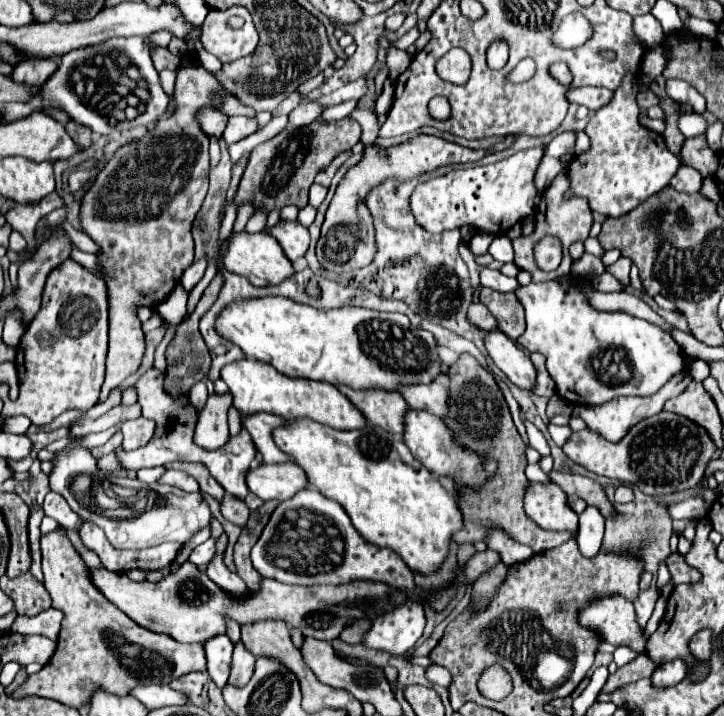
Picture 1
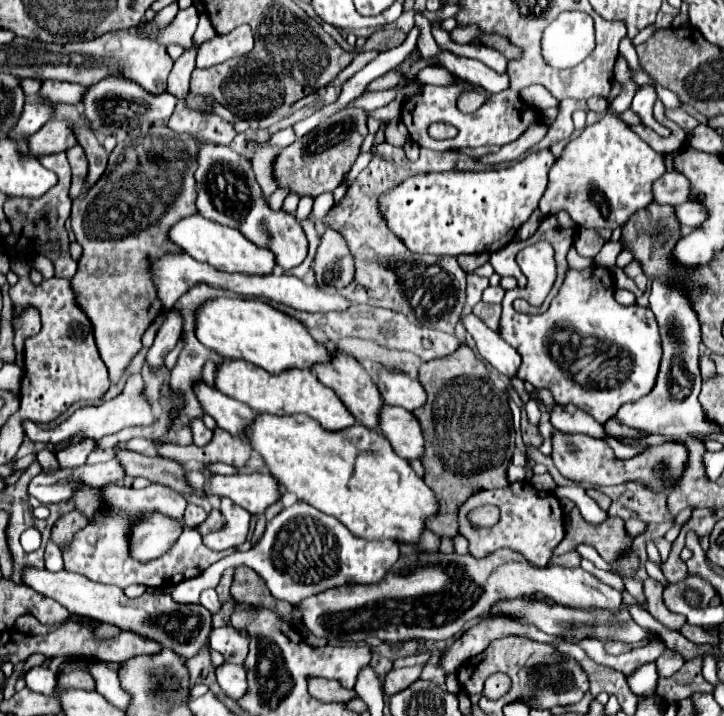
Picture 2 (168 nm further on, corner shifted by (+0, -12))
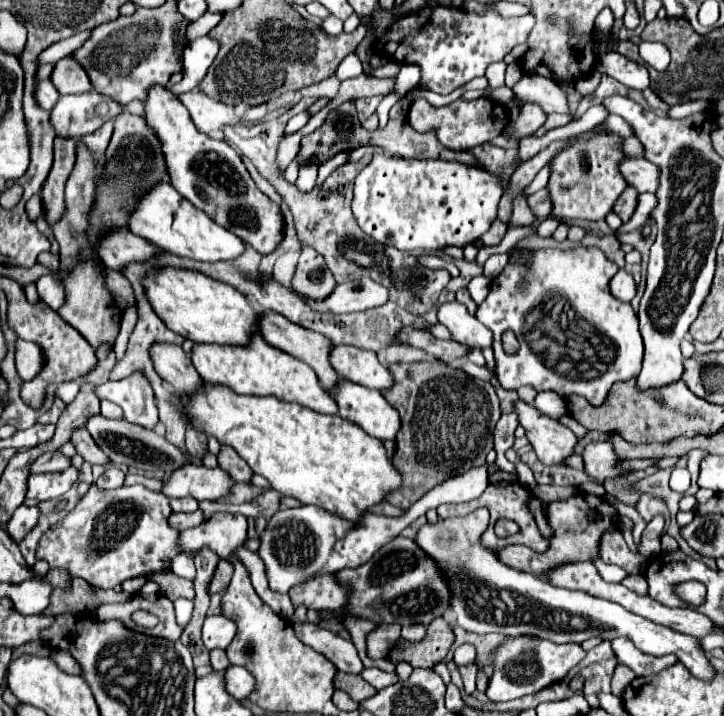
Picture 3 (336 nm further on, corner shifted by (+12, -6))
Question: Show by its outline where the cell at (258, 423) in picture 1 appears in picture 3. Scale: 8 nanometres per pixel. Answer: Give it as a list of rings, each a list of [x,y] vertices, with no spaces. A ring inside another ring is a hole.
[[[156,342],[150,350],[150,358],[154,364],[154,370],[160,374],[160,378],[174,388],[178,396],[190,394],[200,390],[202,378],[198,376],[196,368],[190,362],[190,356],[182,350],[178,344],[168,342]]]

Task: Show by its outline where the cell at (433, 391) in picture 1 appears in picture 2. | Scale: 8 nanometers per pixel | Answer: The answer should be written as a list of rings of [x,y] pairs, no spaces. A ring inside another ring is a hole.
[[[382,368],[378,372],[378,388],[388,406],[400,406],[410,412],[422,408],[426,400],[426,392],[422,384],[404,372]]]

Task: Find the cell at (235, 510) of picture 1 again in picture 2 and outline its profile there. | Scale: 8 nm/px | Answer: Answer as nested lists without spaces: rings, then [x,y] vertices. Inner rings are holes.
[[[212,510],[210,516],[204,520],[204,524],[198,526],[198,532],[204,536],[204,534],[220,530],[220,528],[224,528],[224,516],[220,514],[220,510]]]

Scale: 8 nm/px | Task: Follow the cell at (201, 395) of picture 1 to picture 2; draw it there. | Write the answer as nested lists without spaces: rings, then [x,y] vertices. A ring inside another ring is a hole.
[[[190,418],[190,420],[188,420],[188,426],[190,426],[190,430],[192,430],[192,440],[194,440],[196,446],[204,446],[204,444],[210,442],[212,430],[208,430],[208,428],[204,426],[202,418]]]

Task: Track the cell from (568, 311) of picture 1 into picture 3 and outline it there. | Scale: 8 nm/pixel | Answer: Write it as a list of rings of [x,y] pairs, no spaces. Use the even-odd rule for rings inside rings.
[[[540,248],[520,250],[510,256],[506,268],[490,284],[486,300],[478,306],[476,318],[494,334],[492,350],[496,360],[496,378],[504,390],[518,390],[520,386],[532,386],[538,392],[552,390],[558,396],[580,394],[590,404],[600,406],[606,400],[612,382],[624,382],[640,374],[642,364],[642,336],[638,330],[638,316],[630,304],[620,302],[610,292],[610,280],[620,270],[610,262],[600,248]],[[504,330],[514,330],[520,350],[514,356],[504,354],[500,348],[500,336]]]

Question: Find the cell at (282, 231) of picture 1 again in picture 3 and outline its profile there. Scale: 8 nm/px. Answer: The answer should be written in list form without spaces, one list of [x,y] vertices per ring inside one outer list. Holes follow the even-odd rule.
[[[152,86],[144,100],[144,110],[146,124],[154,128],[160,138],[170,184],[196,208],[204,210],[216,224],[248,242],[260,254],[270,254],[282,240],[282,214],[280,208],[256,188],[238,152],[224,140],[214,140],[198,132],[190,114],[182,112],[186,108],[168,86]]]

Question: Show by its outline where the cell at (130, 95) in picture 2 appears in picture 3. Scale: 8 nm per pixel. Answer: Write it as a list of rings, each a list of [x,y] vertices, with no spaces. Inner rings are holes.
[[[209,35],[198,37],[184,49],[184,78],[180,84],[168,86],[176,95],[196,88],[206,76],[210,64],[214,62],[219,51],[219,43]]]

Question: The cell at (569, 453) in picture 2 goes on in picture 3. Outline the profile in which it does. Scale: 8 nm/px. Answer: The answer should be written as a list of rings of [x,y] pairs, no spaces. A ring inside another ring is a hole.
[[[522,400],[514,402],[514,412],[518,414],[518,422],[526,430],[526,438],[540,462],[562,464],[564,458],[572,454],[578,440],[572,430],[562,426],[558,420],[540,414],[534,406]]]

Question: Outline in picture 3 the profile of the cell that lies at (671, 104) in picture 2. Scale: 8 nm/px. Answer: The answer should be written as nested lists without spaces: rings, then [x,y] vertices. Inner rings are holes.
[[[620,54],[598,56],[596,58],[596,70],[604,72],[604,74],[616,78],[618,82],[622,82],[624,86],[630,86],[636,90],[644,90],[650,84],[648,70],[642,64],[630,62],[628,58],[620,56]]]

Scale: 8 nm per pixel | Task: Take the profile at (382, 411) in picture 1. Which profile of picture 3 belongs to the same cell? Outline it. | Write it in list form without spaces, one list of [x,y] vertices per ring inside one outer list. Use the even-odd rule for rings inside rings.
[[[264,310],[260,314],[260,334],[264,336],[264,340],[284,352],[288,352],[290,356],[306,362],[318,376],[320,384],[324,390],[330,390],[336,382],[340,382],[340,376],[334,372],[334,368],[330,366],[330,350],[332,350],[332,342],[328,338],[324,338],[322,334],[314,332],[314,330],[308,330],[308,328],[302,328],[302,326],[296,326],[294,322],[288,322],[284,316],[272,312],[272,310]]]

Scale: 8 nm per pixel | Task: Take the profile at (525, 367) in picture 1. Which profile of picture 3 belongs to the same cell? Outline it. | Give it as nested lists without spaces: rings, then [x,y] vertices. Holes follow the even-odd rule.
[[[444,302],[438,306],[438,322],[444,324],[452,338],[460,344],[472,348],[492,346],[492,332],[484,328],[472,314],[468,314],[466,306],[460,302]]]

